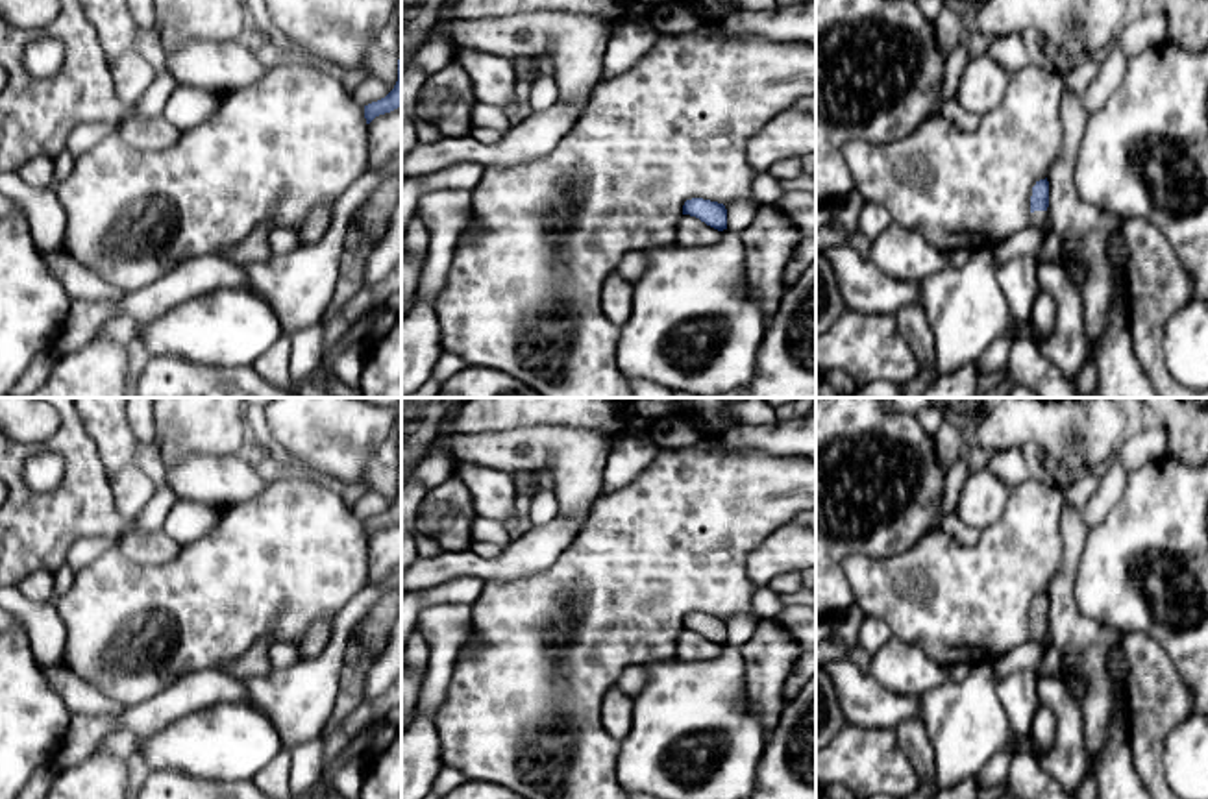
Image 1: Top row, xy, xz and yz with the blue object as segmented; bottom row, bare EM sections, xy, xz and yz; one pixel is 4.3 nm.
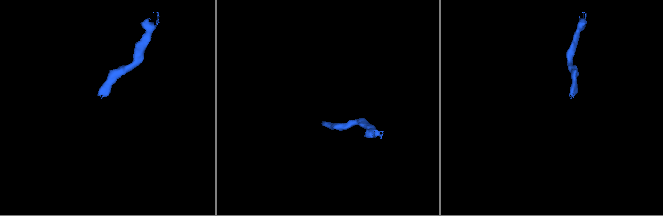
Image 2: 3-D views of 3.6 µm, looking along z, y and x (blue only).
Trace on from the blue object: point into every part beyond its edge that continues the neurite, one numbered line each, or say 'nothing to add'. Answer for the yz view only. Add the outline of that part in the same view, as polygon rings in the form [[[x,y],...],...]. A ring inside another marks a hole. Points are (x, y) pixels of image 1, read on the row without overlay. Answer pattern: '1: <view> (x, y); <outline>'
1: yz (1051, 661); [[[1047,625],[1030,627],[1030,640],[1043,644],[1043,657],[1034,671],[1038,675],[1058,673],[1062,668],[1062,657],[1058,653],[1058,647],[1053,644],[1049,636],[1049,627]]]

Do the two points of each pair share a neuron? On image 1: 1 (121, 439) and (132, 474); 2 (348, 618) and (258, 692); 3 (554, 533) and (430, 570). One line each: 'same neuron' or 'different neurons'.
1: different neurons
2: same neuron
3: same neuron

